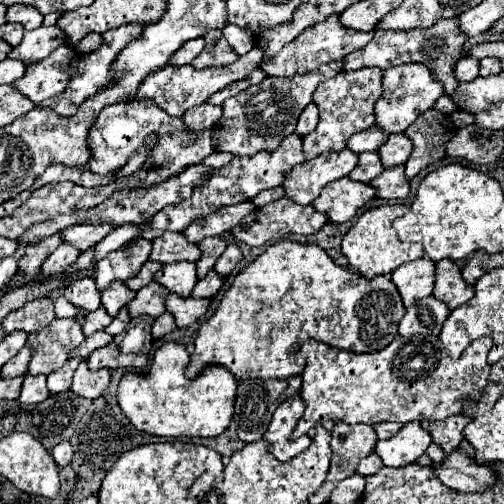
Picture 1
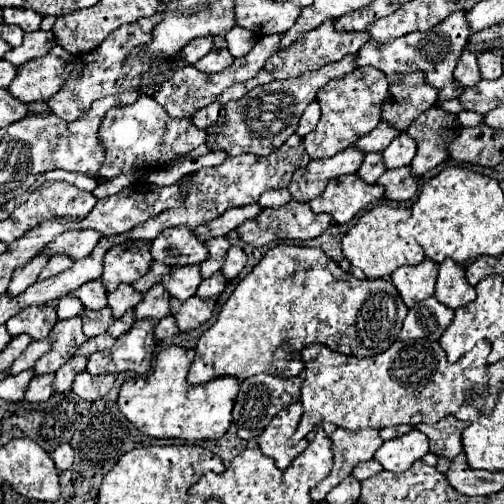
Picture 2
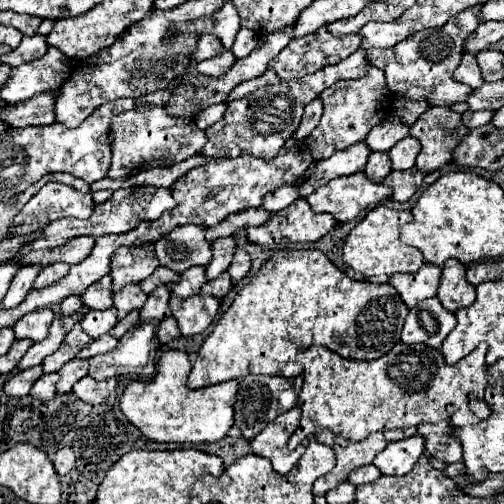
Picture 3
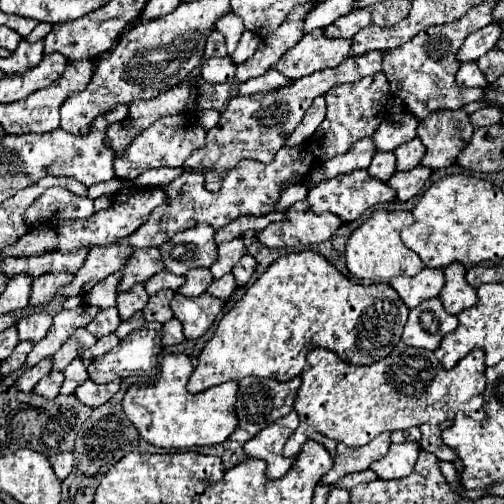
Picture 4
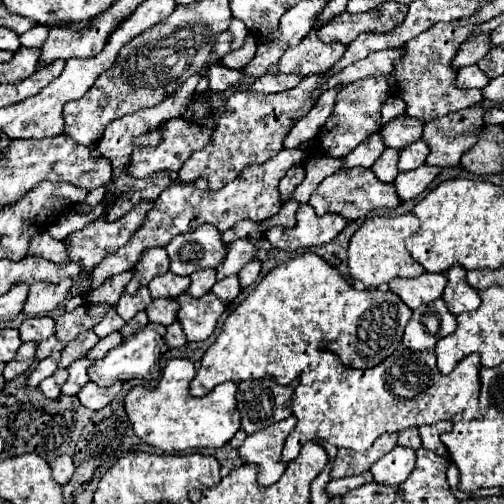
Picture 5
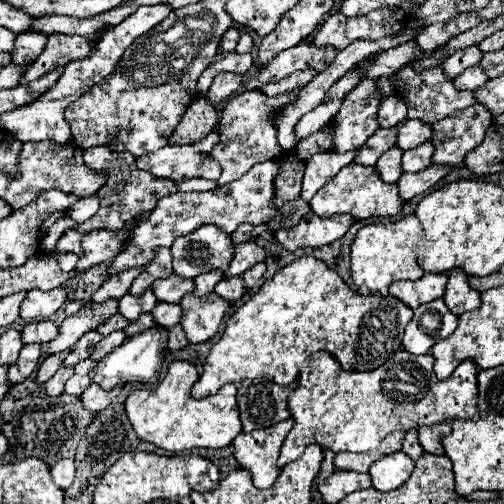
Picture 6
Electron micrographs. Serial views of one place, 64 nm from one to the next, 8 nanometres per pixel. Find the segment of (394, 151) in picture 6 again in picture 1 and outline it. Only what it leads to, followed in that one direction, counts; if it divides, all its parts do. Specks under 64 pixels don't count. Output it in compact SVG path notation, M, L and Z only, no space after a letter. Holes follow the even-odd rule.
M364 152L364 154L358 156L358 164L356 164L356 168L348 174L348 178L368 184L368 182L370 182L372 178L376 178L382 170L384 170L384 168L382 168L382 162L380 162L378 152Z

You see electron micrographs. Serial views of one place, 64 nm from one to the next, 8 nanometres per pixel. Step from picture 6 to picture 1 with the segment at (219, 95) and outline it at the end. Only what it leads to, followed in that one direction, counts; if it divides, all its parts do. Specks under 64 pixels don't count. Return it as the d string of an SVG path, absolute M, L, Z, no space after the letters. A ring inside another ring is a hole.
M220 30L206 32L204 40L206 40L204 52L200 52L200 56L196 56L196 60L192 62L192 68L228 66L228 64L232 64L238 58L238 54L230 48L230 44L224 40Z

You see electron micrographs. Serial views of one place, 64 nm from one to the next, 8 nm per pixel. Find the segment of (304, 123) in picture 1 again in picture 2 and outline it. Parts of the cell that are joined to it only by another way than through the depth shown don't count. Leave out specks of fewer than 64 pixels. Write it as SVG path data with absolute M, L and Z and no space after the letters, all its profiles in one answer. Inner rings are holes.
M312 102L312 104L304 110L304 114L302 114L296 134L298 134L300 138L304 138L308 132L312 132L312 130L316 128L318 120L320 120L320 106L318 106L316 102Z

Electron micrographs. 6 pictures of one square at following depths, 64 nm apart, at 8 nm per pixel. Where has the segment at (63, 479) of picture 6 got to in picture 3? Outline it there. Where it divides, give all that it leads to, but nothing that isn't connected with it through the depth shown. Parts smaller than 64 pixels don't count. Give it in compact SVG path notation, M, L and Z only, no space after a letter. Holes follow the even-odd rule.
M62 448L60 452L56 452L54 456L54 468L60 476L68 474L72 468L74 468L74 462L76 462L76 456L72 452L72 448Z

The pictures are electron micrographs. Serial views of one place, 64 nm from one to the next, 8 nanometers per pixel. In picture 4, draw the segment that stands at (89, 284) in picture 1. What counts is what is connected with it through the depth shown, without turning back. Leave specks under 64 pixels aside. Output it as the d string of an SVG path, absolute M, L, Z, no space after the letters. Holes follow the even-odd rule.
M112 274L104 280L100 280L100 284L96 284L96 288L92 288L92 292L88 292L84 296L86 304L96 306L96 308L110 308L116 304L116 286L120 282L120 274Z

